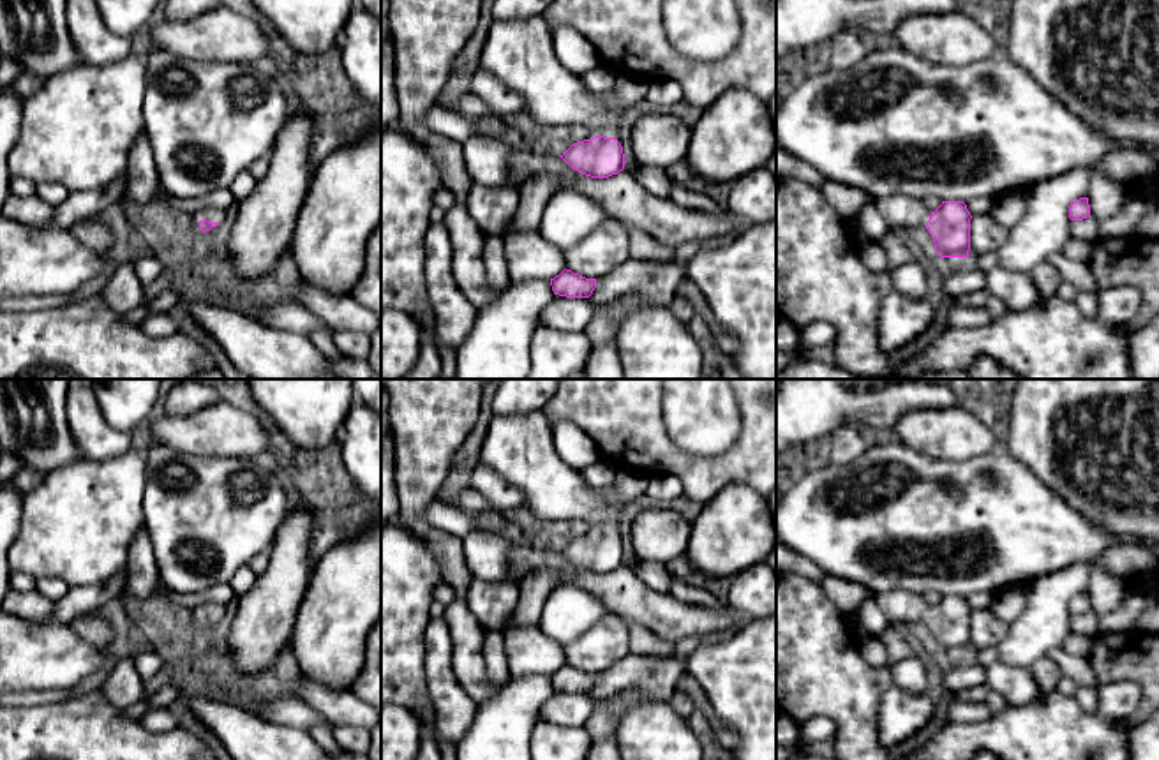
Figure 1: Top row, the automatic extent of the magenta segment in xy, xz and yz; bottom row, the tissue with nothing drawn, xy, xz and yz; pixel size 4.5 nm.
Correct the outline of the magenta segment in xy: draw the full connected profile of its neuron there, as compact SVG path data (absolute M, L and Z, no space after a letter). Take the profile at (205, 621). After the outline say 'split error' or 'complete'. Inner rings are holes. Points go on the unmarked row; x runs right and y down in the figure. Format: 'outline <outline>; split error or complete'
outline M203 603L198 605L194 612L199 617L199 624L206 628L219 619L219 615L224 612L224 607L215 603Z; split error

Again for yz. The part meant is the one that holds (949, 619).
outline M891 589L873 598L891 626L905 630L924 621L940 652L968 652L972 610L963 596L942 596L935 607L923 594L905 589Z; split error

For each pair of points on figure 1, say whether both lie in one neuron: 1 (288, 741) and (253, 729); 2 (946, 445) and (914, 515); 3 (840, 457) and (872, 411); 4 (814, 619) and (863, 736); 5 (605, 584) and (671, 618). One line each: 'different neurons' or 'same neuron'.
1: same neuron
2: different neurons
3: different neurons
4: same neuron
5: same neuron

